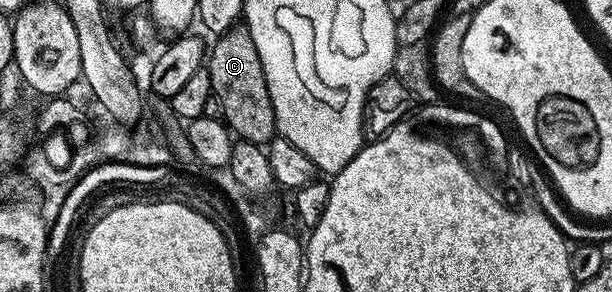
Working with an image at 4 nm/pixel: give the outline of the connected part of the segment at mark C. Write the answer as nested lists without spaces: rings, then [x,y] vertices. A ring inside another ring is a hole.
[[[234,24],[226,33],[211,43],[206,54],[206,68],[210,72],[212,93],[222,104],[228,129],[237,139],[257,144],[267,144],[277,136],[274,120],[274,104],[270,104],[270,88],[266,88],[266,76],[262,72],[262,60],[258,60],[258,48],[250,37],[248,27]]]

